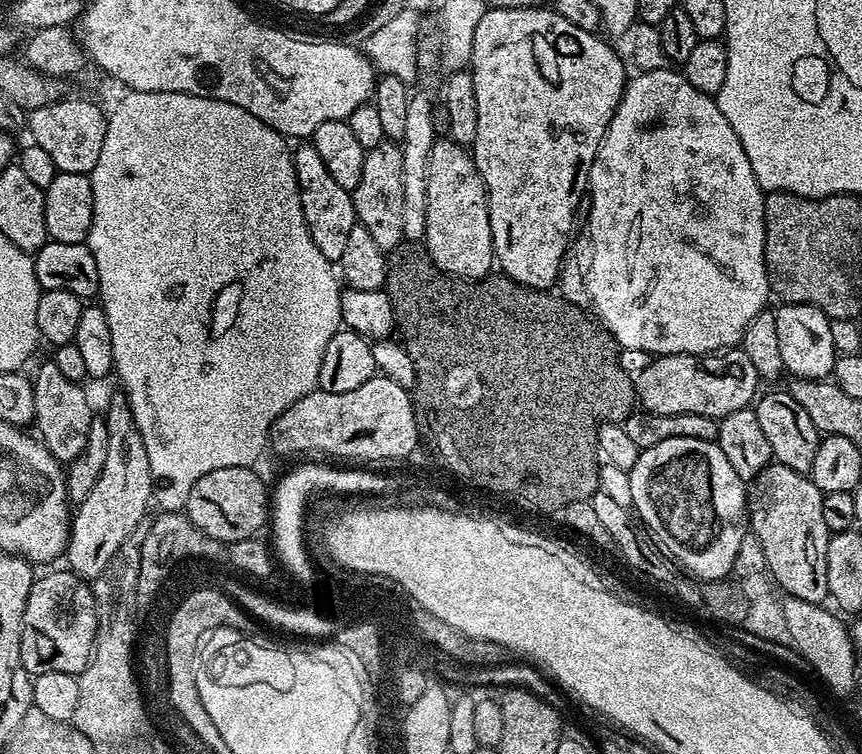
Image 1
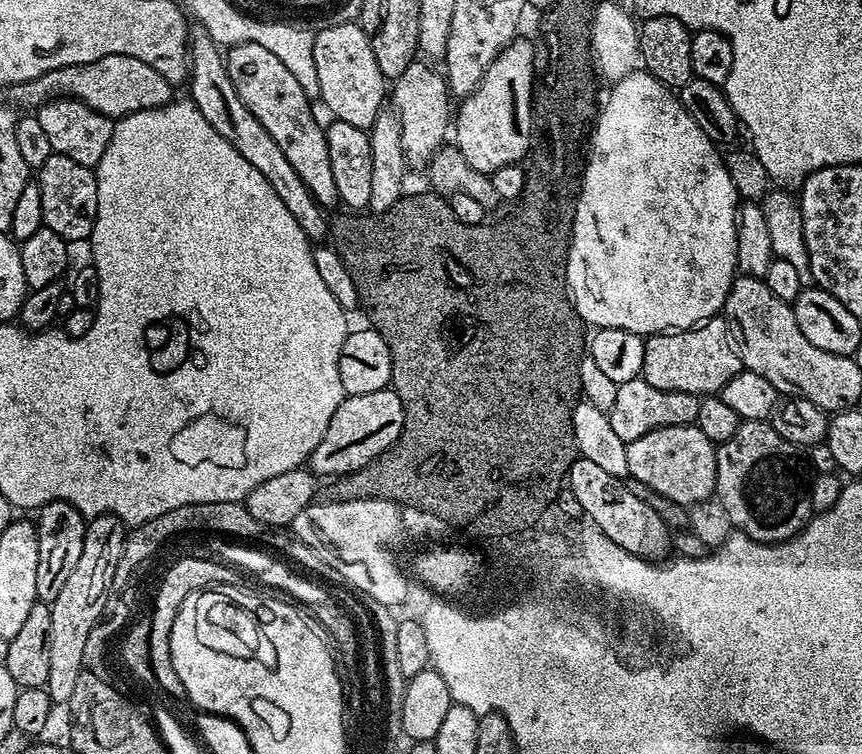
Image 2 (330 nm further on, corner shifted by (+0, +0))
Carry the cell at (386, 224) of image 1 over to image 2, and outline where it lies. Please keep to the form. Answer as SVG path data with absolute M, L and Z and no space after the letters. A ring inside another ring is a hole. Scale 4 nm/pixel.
M417 58L402 70L402 74L390 88L390 104L402 126L404 157L413 169L423 169L433 154L442 147L450 136L450 121L454 116L454 100L445 73L435 63Z

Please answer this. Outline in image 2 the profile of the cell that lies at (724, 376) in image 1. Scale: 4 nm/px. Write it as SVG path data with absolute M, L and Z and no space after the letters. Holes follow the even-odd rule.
M713 318L687 332L660 332L644 341L640 376L658 390L682 390L703 398L720 393L741 371L740 353L723 318Z

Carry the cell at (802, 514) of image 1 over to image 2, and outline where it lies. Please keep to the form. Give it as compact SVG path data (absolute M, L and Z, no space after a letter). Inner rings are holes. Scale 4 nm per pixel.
M746 420L738 426L738 434L730 442L722 442L716 449L715 499L720 501L726 514L730 514L733 529L746 533L763 544L781 544L791 536L804 531L804 525L812 519L814 509L810 495L810 476L804 473L800 461L801 449L786 438L778 438L768 420Z

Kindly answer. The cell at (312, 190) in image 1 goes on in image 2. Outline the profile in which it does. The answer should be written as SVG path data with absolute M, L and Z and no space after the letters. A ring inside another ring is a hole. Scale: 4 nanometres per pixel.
M246 42L245 44L233 44L226 52L226 63L230 82L238 90L238 98L262 122L262 127L278 142L278 147L282 154L290 161L290 166L294 166L294 174L302 178L306 190L320 205L321 209L337 207L340 204L338 186L334 186L334 170L330 170L330 150L324 137L325 129L320 128L316 121L316 116L312 113L313 101L298 86L298 81L294 79L294 74L282 66L282 61L275 54L270 54L263 46L258 46L258 42Z

